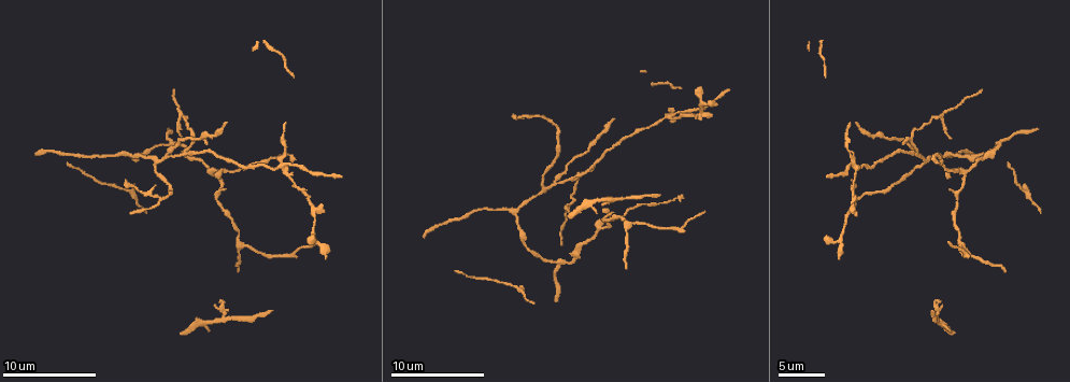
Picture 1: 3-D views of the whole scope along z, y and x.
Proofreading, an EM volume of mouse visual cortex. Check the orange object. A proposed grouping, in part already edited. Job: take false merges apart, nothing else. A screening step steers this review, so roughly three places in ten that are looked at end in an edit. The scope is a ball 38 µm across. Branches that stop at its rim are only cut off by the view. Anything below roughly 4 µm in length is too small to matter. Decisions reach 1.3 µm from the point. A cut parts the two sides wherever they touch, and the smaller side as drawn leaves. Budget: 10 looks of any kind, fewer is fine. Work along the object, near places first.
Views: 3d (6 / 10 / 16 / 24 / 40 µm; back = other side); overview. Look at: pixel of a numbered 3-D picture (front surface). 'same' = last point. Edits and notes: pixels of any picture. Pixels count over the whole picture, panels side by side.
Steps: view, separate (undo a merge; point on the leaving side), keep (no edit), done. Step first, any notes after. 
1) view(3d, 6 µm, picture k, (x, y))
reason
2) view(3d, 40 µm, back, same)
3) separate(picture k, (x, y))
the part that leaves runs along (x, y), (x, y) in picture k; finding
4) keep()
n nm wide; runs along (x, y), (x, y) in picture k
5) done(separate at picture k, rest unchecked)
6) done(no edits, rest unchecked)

view(3d, 6 µm, picture 1, (965, 170))
three-way junction

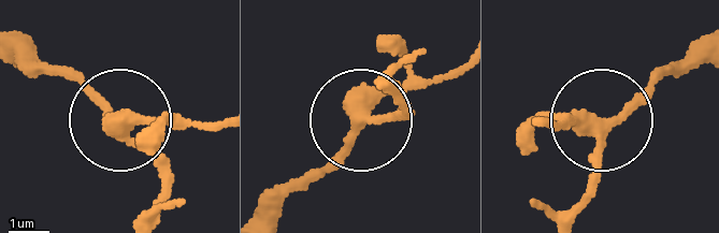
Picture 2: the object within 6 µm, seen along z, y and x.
keep()
330 nm wide; runs along (704, 39), (612, 118), (540, 121) in picture 2; continuous, no second cell

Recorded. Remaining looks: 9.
view(3d, 10 µm, picture 1, (578, 179))
a fork

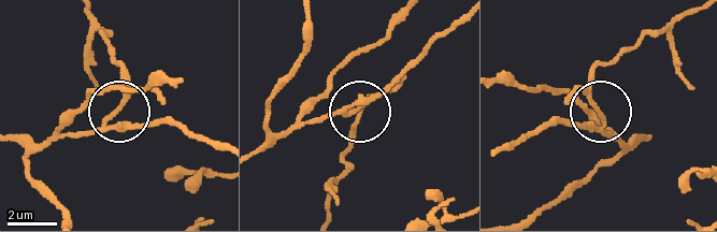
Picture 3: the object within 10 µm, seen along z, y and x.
view(3d, 10 µm, back, picture 3, (355, 111))

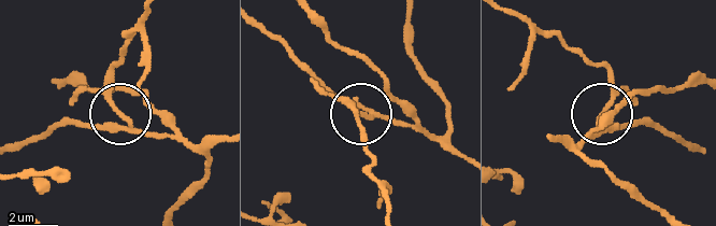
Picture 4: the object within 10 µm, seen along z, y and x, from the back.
separate(picture 4, (110, 104))
3 arms; the part that leaves runs along (130, 128), (114, 100), (112, 75), (132, 30), (148, 11) in picture 4; two cells meet here

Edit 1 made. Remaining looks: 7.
view(overview)

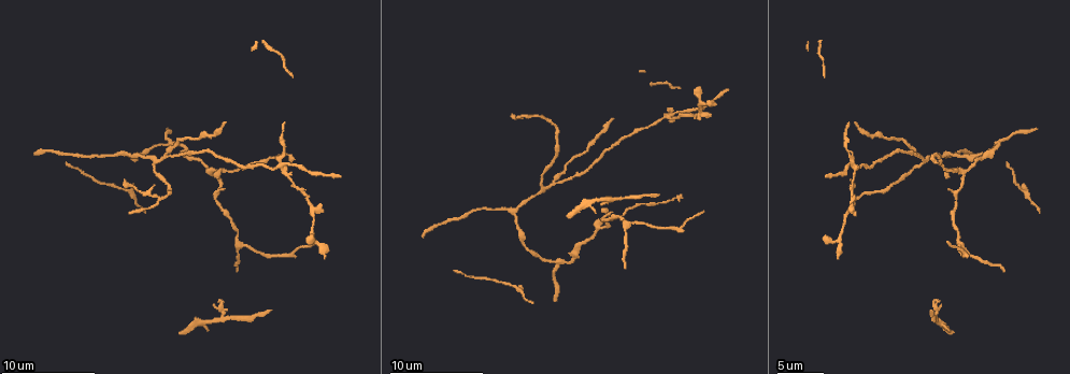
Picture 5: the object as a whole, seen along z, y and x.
view(3d, 6 µm, picture 5, (279, 162))
four or more arms meet

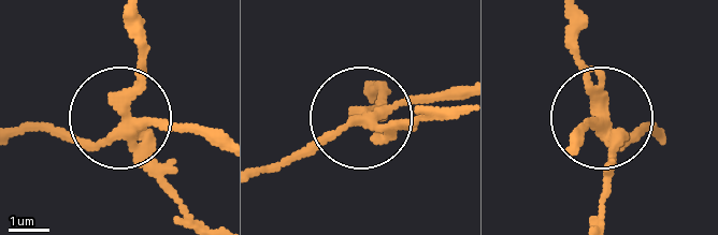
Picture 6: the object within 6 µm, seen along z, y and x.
view(3d, 6 µm, back, picture 6, (130, 124))
other side

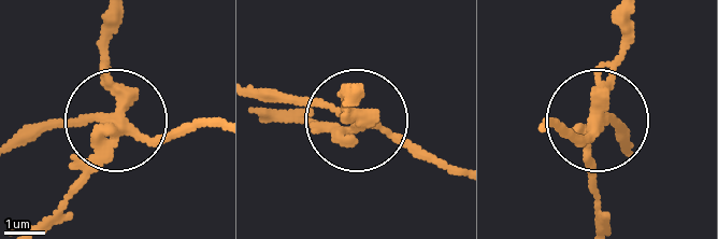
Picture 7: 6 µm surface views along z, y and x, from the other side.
separate(picture 7, (81, 176))
4 arms; the part that leaves runs along (114, 130), (53, 220) in picture 7; two cells meet here

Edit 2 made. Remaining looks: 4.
view(3d, 10 µm, picture 5, (221, 128))
sudden change in width

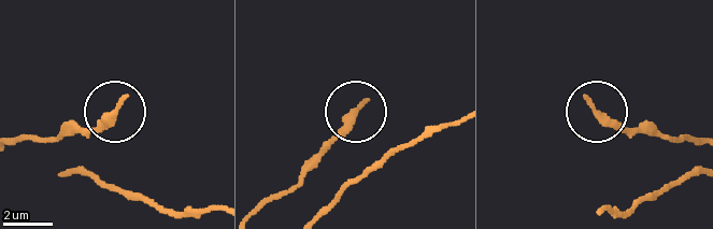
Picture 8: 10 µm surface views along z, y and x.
keep()
350 nm wide; all the same cell

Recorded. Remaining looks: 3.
view(3d, 10 µm, picture 5, (632, 222))
arms part here

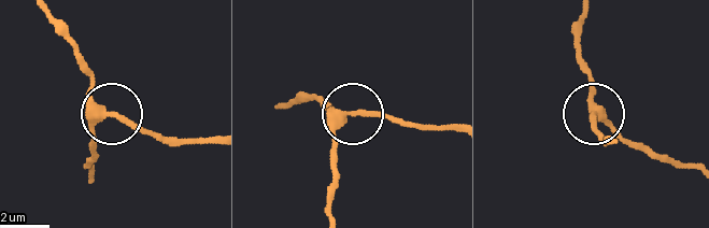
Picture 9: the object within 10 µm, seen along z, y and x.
view(3d, 10 µm, back, picture 9, (107, 115))

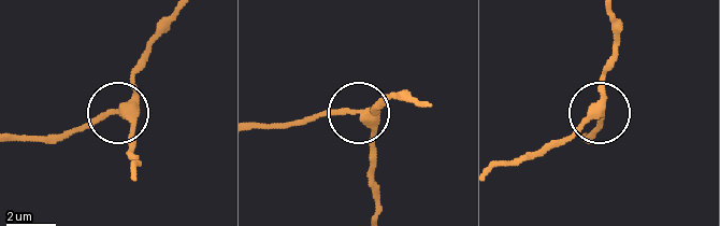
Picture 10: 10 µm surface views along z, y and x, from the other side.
separate(picture 10, (98, 122))
3 arms; a second cell is stuck on

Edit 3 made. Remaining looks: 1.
done(separate at picture 4, separate at picture 7, separate at picture 10, rest unchecked)

